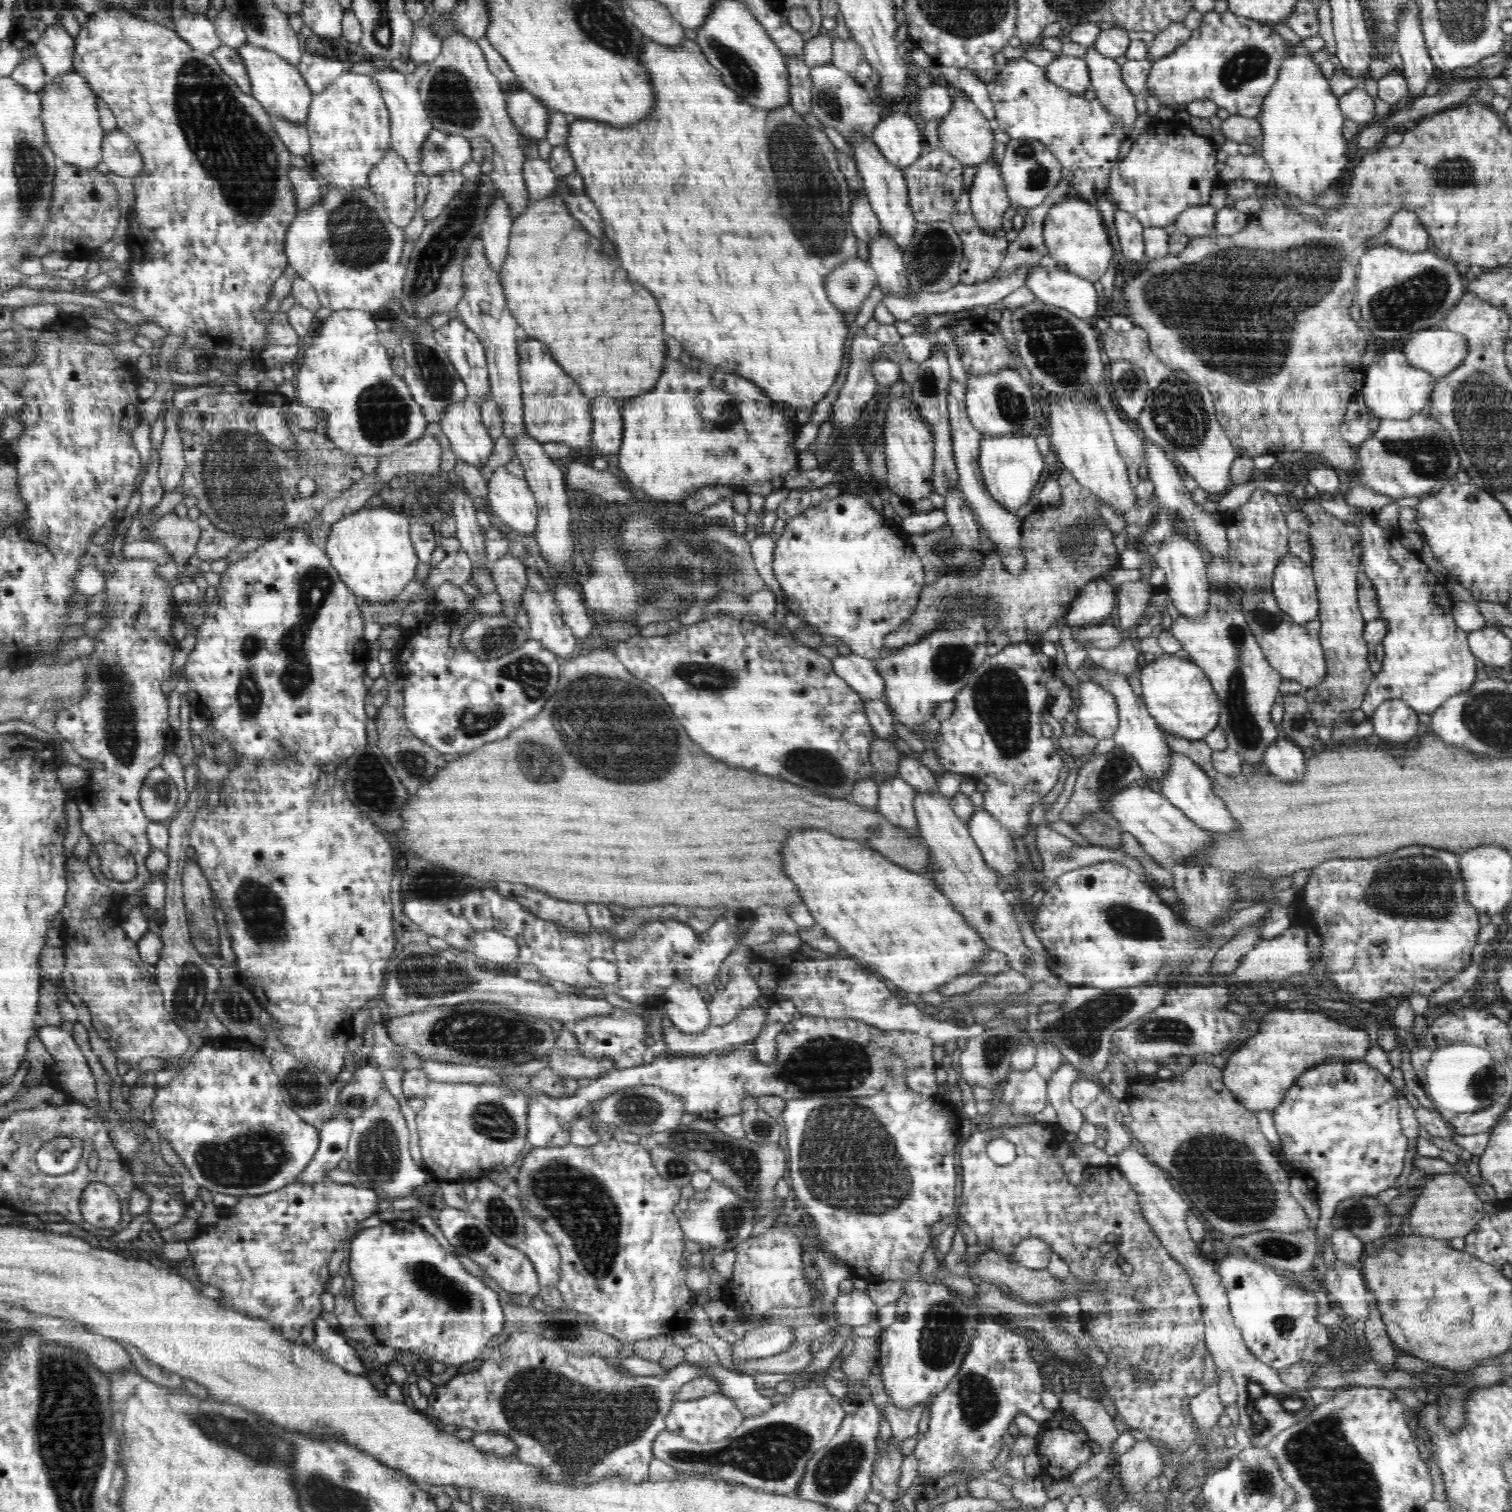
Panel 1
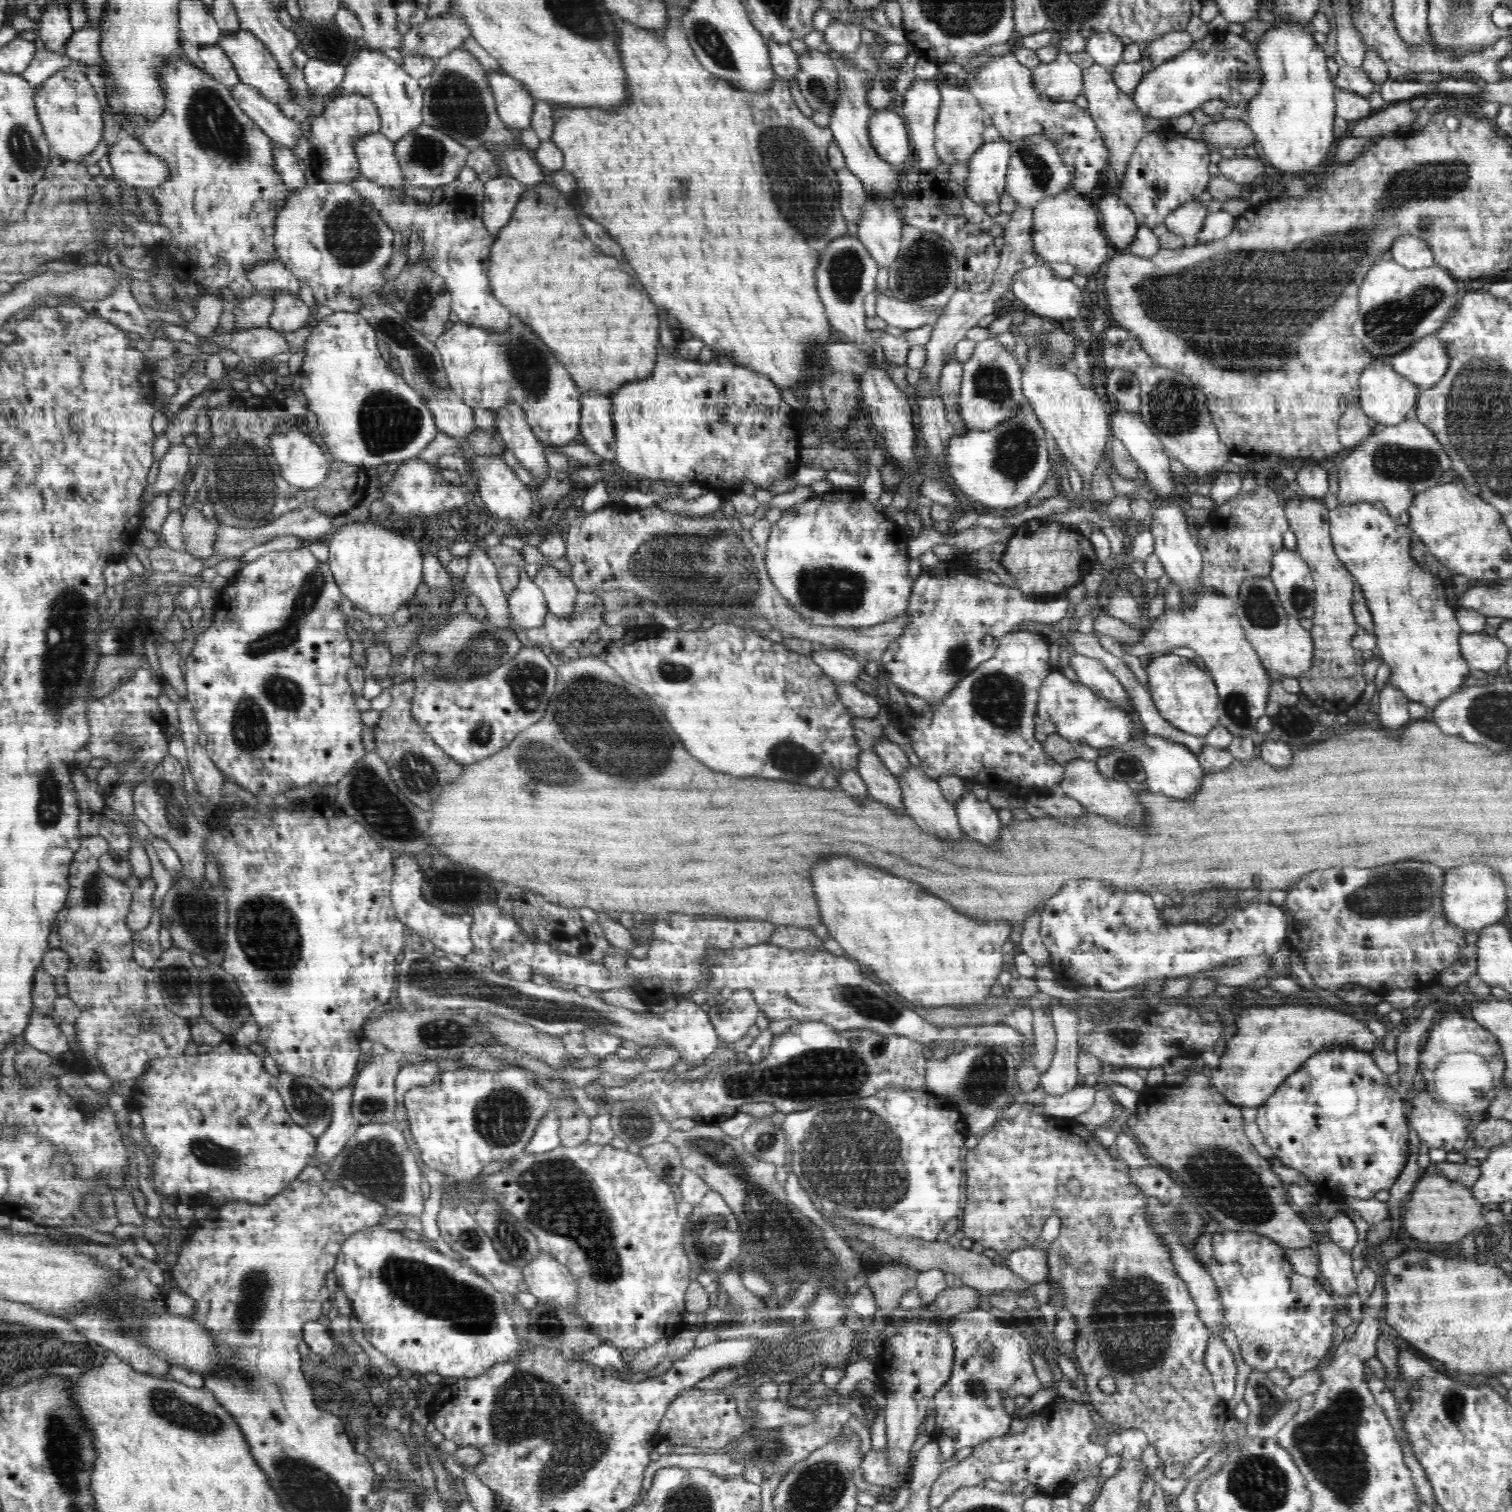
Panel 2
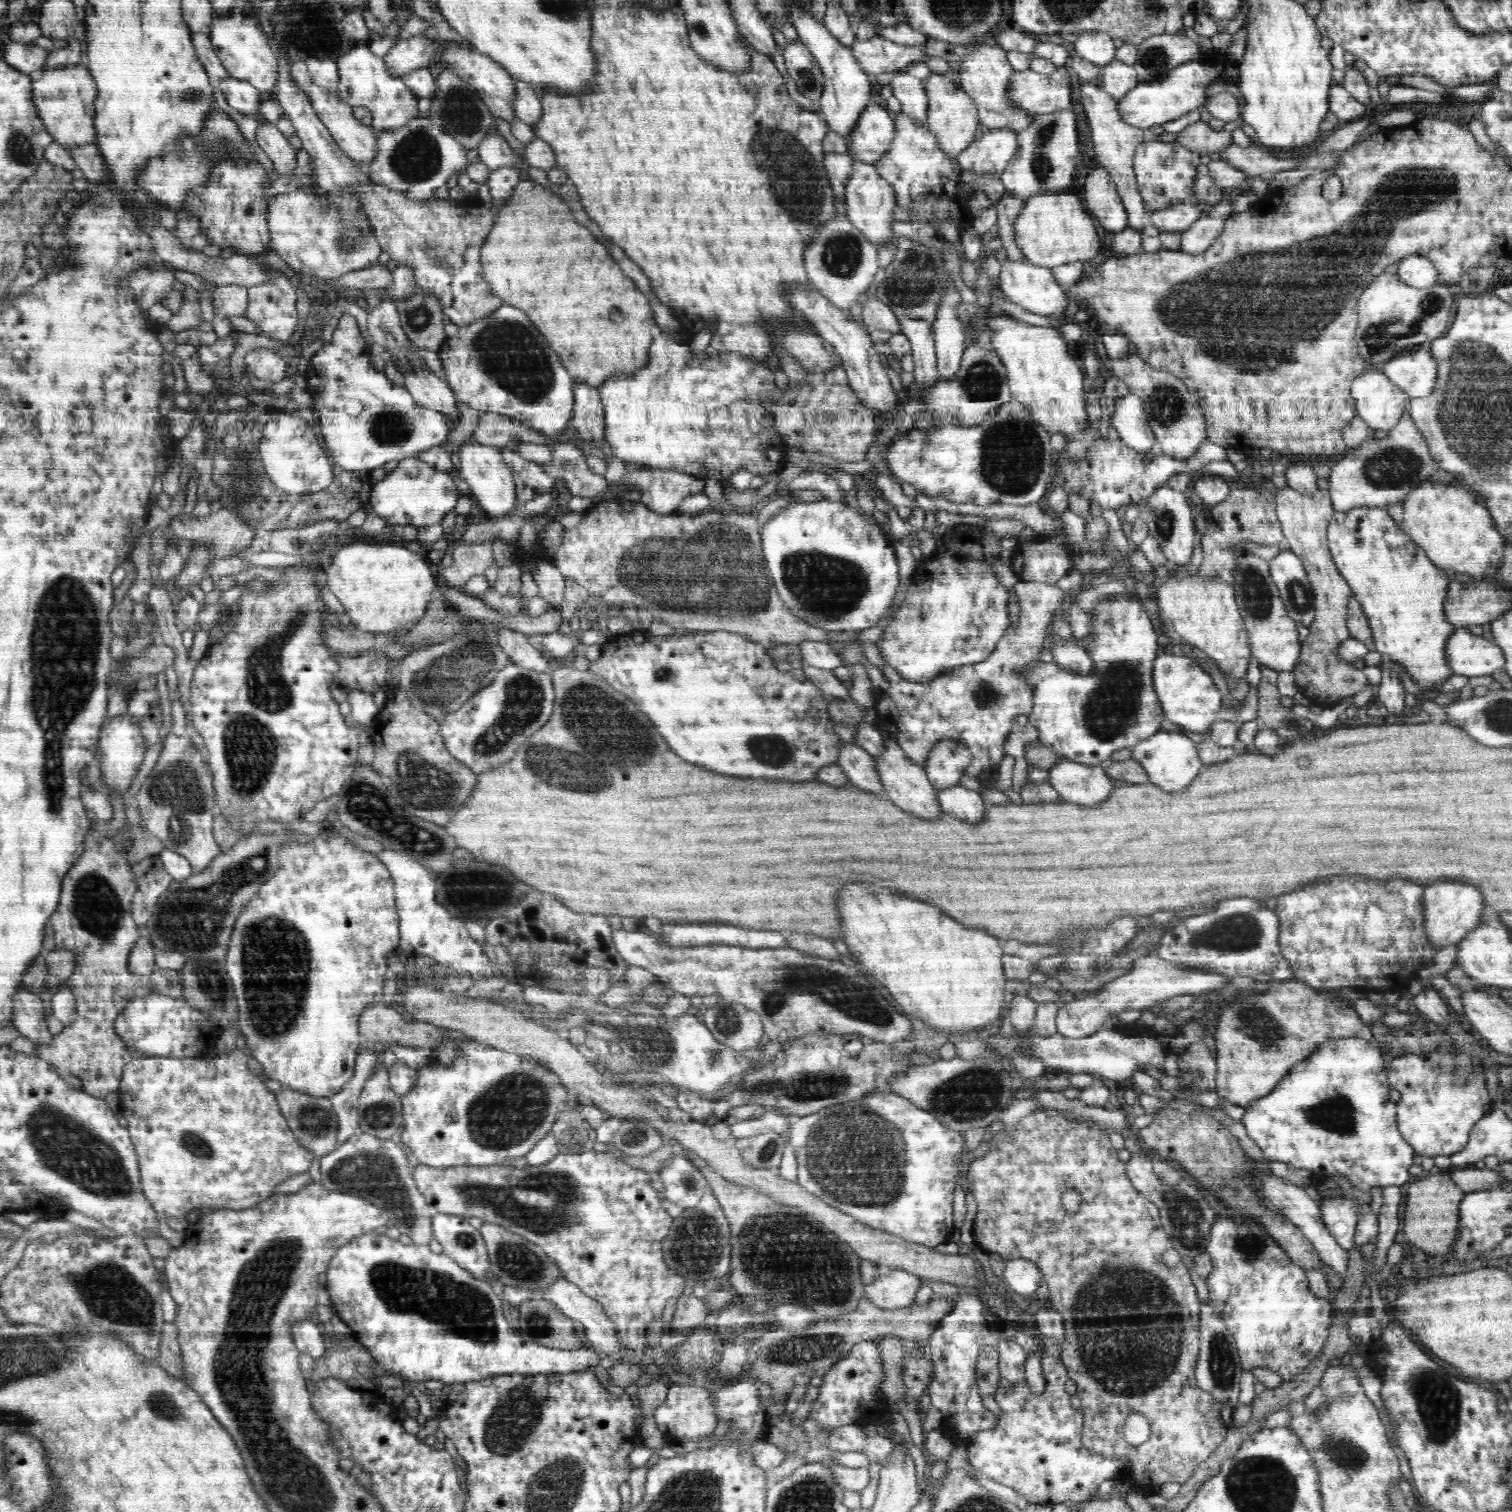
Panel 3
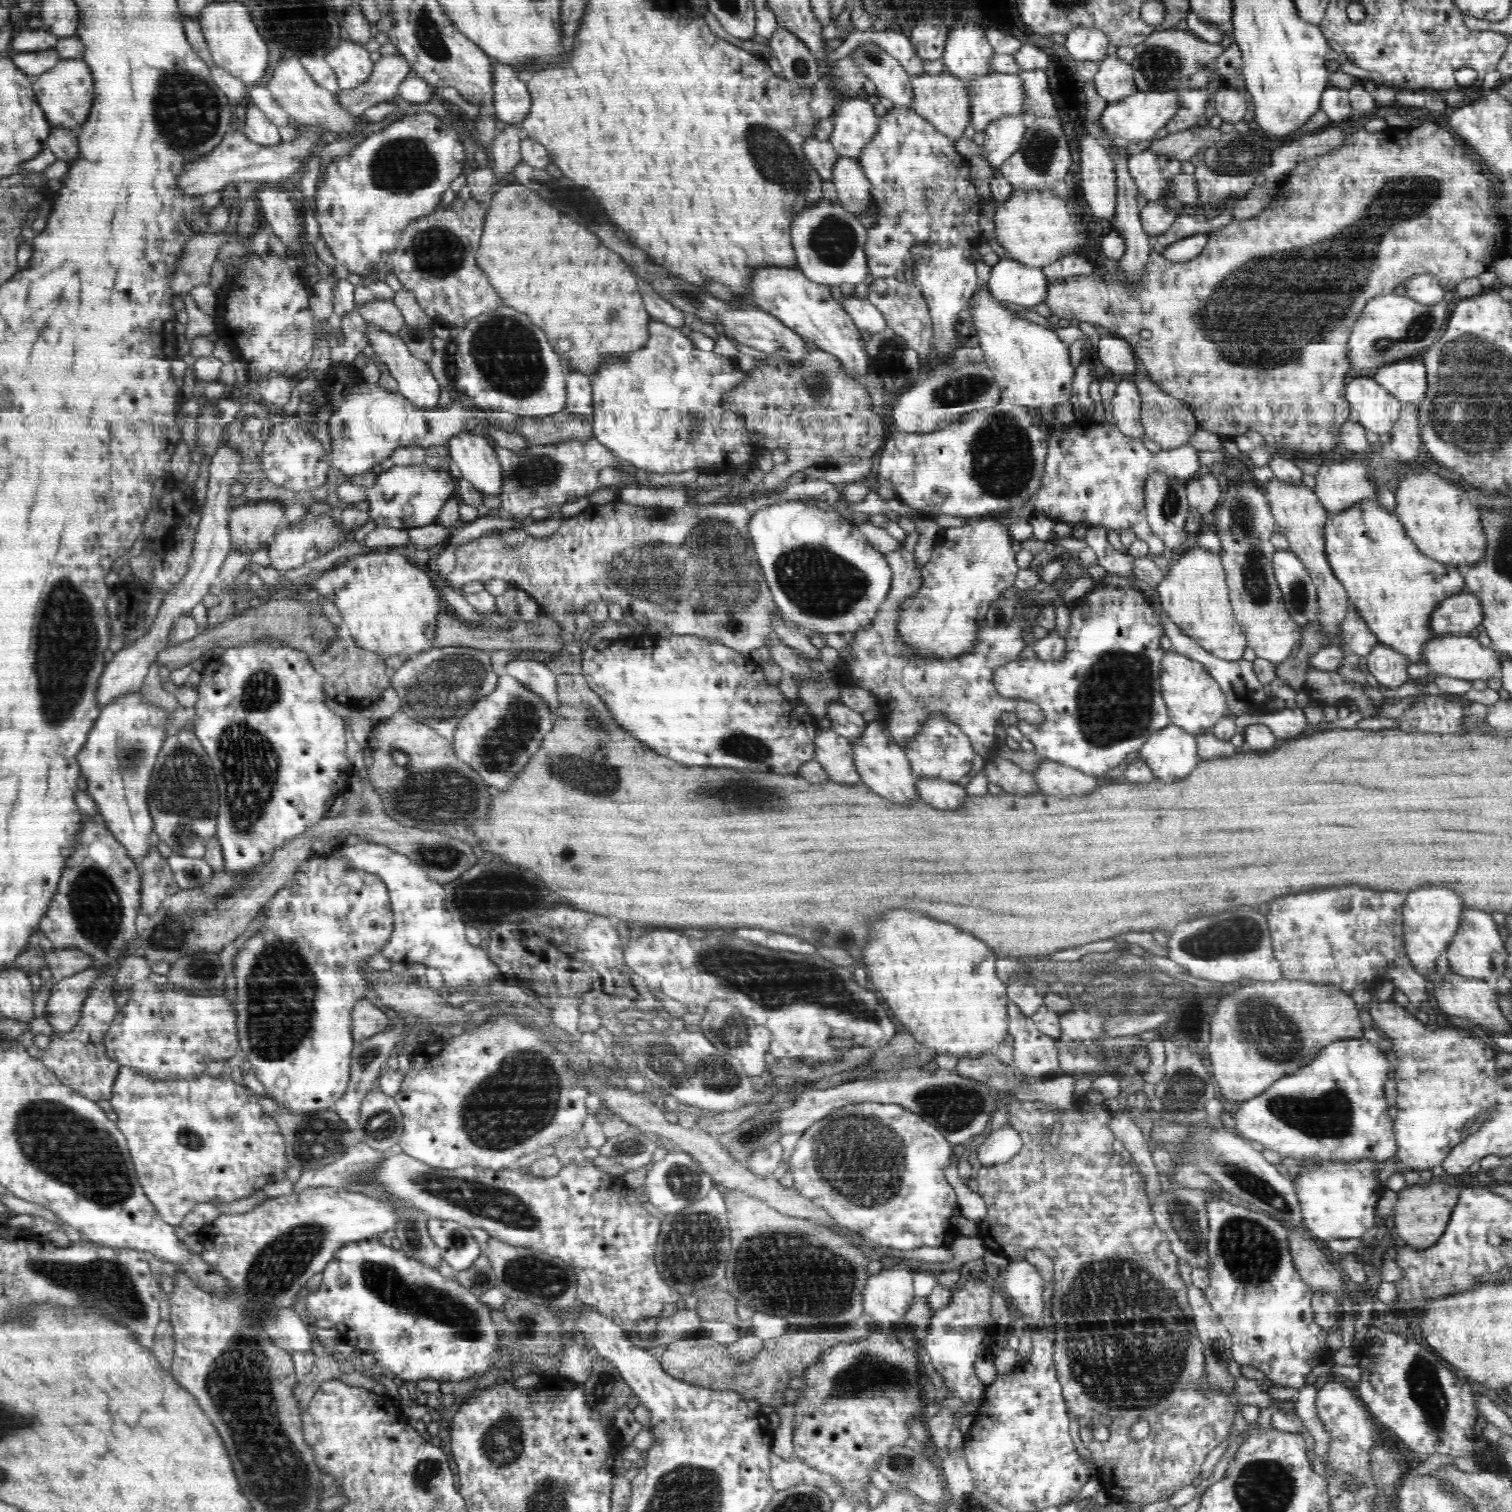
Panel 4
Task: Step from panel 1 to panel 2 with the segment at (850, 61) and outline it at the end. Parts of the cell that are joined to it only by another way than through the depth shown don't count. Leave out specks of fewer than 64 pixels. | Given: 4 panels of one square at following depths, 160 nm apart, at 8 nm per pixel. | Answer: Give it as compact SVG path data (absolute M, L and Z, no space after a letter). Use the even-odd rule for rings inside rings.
M833 19L823 32L824 44L832 53L842 55L846 61L853 61L854 54L862 42L860 31L856 25Z

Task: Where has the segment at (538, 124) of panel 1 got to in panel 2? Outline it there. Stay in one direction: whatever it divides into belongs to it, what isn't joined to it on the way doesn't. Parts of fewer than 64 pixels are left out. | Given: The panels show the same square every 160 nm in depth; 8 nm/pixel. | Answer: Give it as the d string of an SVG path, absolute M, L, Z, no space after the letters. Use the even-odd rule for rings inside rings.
M498 71L487 72L487 81L502 122L508 127L530 129L535 98L523 84L509 74Z

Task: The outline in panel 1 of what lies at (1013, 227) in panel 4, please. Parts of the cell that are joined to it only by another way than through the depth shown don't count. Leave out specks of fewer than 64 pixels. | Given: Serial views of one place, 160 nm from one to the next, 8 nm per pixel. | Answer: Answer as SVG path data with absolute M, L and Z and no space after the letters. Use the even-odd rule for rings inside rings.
M1070 195L1050 208L1043 228L1044 246L1067 272L1095 283L1104 277L1114 258L1114 248L1105 226L1101 212L1093 202Z

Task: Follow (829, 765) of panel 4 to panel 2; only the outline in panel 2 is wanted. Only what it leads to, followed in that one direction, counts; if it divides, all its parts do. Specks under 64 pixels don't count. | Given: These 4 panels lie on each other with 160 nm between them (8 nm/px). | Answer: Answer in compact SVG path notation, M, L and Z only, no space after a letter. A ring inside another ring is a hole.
M861 750L860 760L858 760L855 771L866 783L872 799L890 809L896 809L896 811L906 814L897 776L886 768L873 751Z

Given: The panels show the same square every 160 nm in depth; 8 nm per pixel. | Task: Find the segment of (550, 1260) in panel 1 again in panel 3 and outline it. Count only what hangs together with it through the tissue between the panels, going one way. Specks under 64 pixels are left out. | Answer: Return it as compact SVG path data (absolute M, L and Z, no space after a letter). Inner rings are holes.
M560 1274L560 1278L544 1292L535 1292L535 1290L524 1290L517 1286L504 1286L503 1296L501 1300L507 1304L510 1303L518 1306L521 1302L530 1298L542 1298L552 1301L558 1309L560 1309L568 1318L584 1325L585 1340L587 1345L591 1346L597 1352L612 1356L617 1362L629 1362L631 1351L620 1343L618 1333L616 1333L616 1325L614 1321L610 1321L610 1317L602 1310L602 1305L598 1304L593 1298L586 1296L573 1282L568 1282L565 1277Z

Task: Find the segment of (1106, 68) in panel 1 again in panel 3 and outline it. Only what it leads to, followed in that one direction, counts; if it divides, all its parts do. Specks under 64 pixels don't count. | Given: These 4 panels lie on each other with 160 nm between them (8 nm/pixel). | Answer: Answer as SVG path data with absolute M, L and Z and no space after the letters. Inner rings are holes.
M1080 80L1080 84L1080 102L1083 104L1084 114L1088 118L1088 124L1092 132L1092 143L1094 143L1094 152L1096 153L1095 159L1110 174L1114 185L1117 187L1116 190L1119 192L1122 205L1126 208L1126 215L1128 215L1127 227L1136 232L1142 232L1144 228L1144 220L1142 219L1147 216L1147 211L1135 180L1133 159L1138 146L1146 141L1146 132L1141 128L1134 128L1122 122L1117 109L1118 100L1114 100L1103 87L1099 88L1094 81L1083 82L1083 80Z

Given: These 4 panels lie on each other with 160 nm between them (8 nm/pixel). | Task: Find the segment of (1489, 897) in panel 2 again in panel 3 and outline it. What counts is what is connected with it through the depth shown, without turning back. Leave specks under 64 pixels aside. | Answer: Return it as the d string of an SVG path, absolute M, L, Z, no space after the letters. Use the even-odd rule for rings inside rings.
M1438 882L1424 890L1423 926L1426 938L1433 948L1443 949L1445 946L1459 943L1477 924L1482 915L1489 911L1480 892L1470 884L1460 882Z

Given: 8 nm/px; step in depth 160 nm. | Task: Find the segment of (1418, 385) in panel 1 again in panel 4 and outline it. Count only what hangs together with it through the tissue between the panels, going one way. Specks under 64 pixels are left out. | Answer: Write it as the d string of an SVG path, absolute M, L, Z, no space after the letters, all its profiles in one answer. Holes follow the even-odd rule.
M1354 378L1346 385L1351 421L1378 435L1390 433L1397 425L1402 403L1372 378Z

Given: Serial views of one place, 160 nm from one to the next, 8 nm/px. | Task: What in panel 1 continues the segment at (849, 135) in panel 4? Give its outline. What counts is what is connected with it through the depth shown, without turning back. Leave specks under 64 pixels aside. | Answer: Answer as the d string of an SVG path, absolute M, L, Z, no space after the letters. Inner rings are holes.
M900 108L882 117L871 136L879 152L897 169L906 169L921 156L922 143L918 124Z

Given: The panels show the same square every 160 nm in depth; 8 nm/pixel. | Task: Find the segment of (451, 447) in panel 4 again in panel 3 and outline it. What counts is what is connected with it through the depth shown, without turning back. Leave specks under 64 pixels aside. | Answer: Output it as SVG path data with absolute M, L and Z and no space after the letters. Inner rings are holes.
M472 439L463 442L459 448L460 468L458 476L469 486L486 513L496 517L504 516L516 502L516 485L510 467L504 462L499 448L482 445Z

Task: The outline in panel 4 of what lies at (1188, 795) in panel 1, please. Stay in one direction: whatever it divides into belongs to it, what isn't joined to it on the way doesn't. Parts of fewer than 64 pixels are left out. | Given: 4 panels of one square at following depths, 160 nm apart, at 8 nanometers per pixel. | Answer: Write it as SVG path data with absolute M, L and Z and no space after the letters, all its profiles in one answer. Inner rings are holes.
M1170 723L1161 728L1142 745L1143 761L1153 772L1153 778L1178 782L1186 778L1201 762L1196 734Z

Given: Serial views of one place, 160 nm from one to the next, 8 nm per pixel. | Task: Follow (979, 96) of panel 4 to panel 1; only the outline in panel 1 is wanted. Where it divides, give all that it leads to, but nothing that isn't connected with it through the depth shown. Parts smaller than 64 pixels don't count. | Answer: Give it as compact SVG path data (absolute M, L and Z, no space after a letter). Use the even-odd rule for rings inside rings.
M1060 54L1045 69L1050 82L1072 94L1083 95L1090 86L1089 68L1084 58Z

